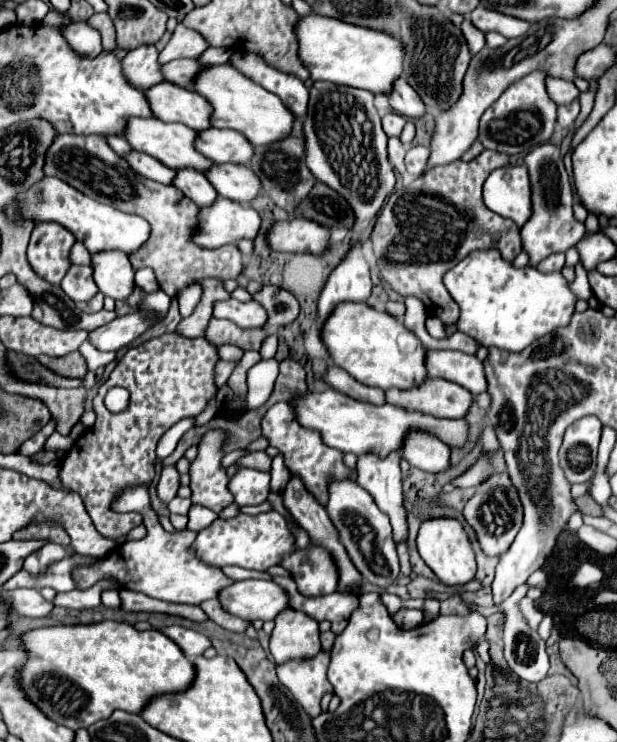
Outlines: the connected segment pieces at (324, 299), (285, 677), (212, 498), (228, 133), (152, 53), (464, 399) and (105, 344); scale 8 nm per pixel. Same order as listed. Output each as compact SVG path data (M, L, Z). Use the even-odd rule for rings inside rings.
M355 243L343 261L329 275L319 297L319 327L341 301L367 301L371 295L369 263L363 257L363 245Z
M319 651L317 657L309 661L289 661L277 667L279 681L293 693L297 703L307 711L307 715L317 717L321 713L319 701L325 693L333 693L333 687L327 679L329 653Z
M207 431L199 445L199 455L191 463L191 501L219 513L229 503L233 503L233 495L227 489L229 477L221 467L223 459L223 431Z
M209 127L207 131L199 131L197 135L199 135L199 139L195 139L195 147L199 147L199 153L207 155L207 159L213 159L213 163L241 163L241 165L247 165L251 161L253 145L243 135L239 135L231 129Z
M143 45L127 51L127 55L121 59L121 71L139 89L149 89L151 85L157 85L165 81L161 75L157 63L157 49L155 45Z
M425 379L423 387L407 391L387 389L387 403L403 407L407 411L423 411L441 419L461 419L467 415L473 395L457 383L445 379Z
M131 313L125 317L117 317L95 331L89 331L87 341L99 351L119 351L121 347L127 347L133 339L143 335L147 327L149 323L145 315Z

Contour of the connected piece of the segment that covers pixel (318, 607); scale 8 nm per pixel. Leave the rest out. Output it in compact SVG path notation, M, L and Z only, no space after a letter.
M275 577L275 583L279 583L287 591L287 595L291 595L291 609L303 611L313 619L329 619L335 635L339 635L347 627L351 613L355 611L355 607L359 607L359 599L355 595L343 595L335 591L321 597L303 597L291 577Z

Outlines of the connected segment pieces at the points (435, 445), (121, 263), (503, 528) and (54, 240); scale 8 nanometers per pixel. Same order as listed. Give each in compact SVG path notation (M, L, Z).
M411 431L401 455L413 465L429 473L439 473L449 467L449 447L439 443L435 435L423 435L423 431Z
M101 251L91 255L93 279L101 293L113 299L127 299L135 287L135 271L123 251Z
M503 473L503 475L495 475L491 479L487 479L477 489L473 499L465 505L463 517L473 527L483 553L487 557L501 557L511 547L511 543L521 527L521 521L523 521L523 505L519 501L519 493L513 487L509 475Z
M37 223L27 249L33 271L45 281L59 285L71 265L69 249L73 243L75 237L71 235L71 231L67 231L59 223Z

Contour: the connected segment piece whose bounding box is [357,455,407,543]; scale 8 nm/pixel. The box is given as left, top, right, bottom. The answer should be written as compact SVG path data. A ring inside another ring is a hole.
M359 455L357 459L359 485L369 491L379 509L389 515L395 543L407 539L399 461L401 455L387 455L387 459L379 459L379 455Z

